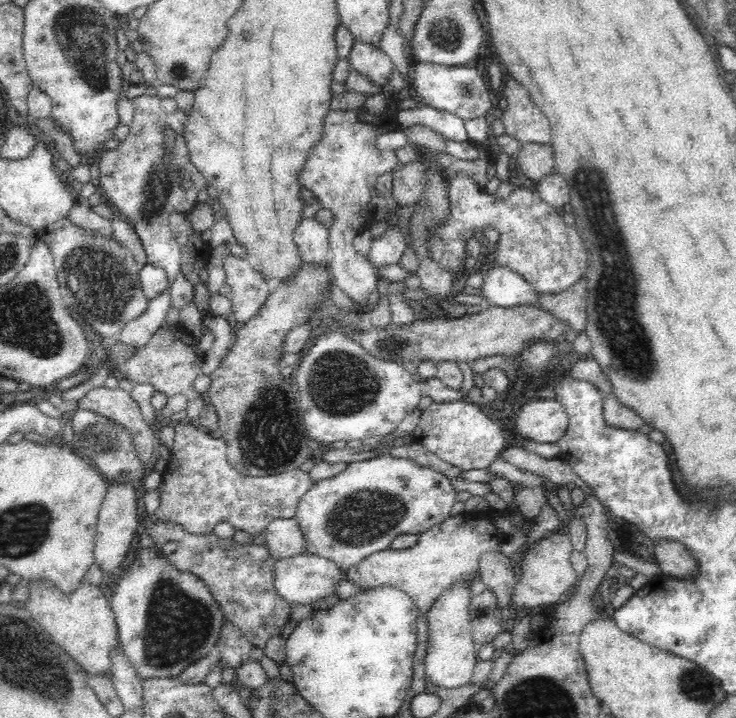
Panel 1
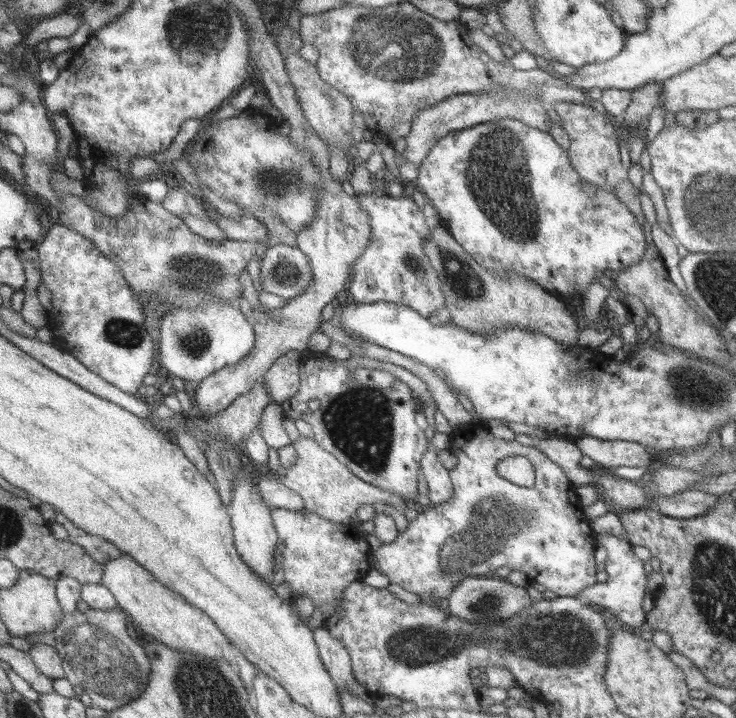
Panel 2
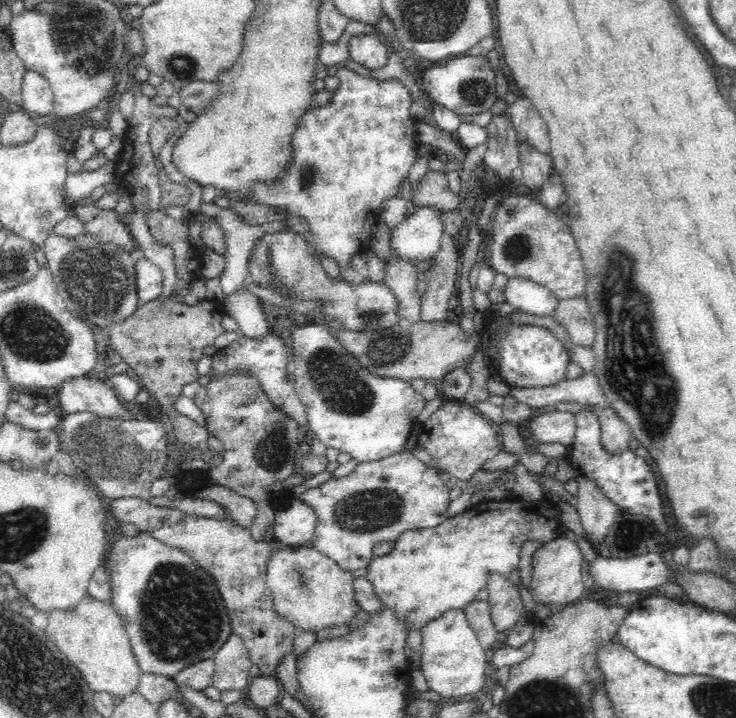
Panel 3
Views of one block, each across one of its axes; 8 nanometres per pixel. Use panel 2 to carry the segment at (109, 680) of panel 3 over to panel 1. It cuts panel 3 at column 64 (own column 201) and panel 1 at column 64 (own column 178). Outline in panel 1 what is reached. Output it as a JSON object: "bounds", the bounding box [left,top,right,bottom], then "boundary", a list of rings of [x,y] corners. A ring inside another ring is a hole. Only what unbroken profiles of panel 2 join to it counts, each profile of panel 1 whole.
{"bounds":[22,579,119,676],"boundary":[[[46,579],[28,582],[27,588],[30,594],[27,595],[27,600],[22,606],[28,608],[31,617],[49,634],[50,639],[61,646],[87,673],[110,676],[110,666],[112,666],[110,654],[118,646],[119,638],[115,616],[104,588],[83,580],[70,594],[64,594]]]}

